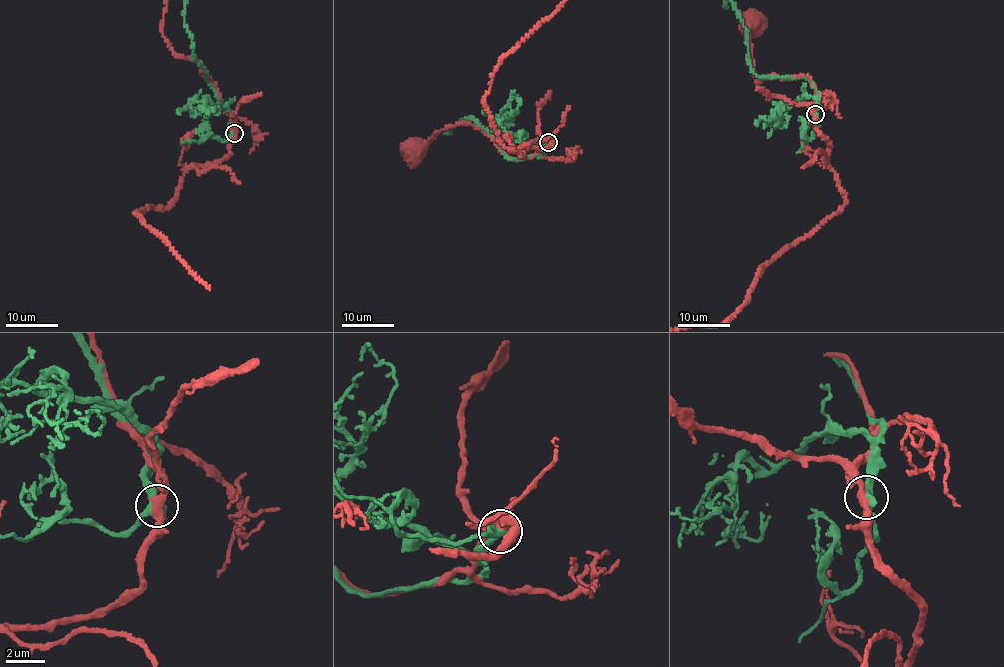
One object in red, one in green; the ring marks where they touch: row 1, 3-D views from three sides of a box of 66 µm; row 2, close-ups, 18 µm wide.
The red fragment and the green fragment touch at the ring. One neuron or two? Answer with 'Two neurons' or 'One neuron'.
Two neurons

